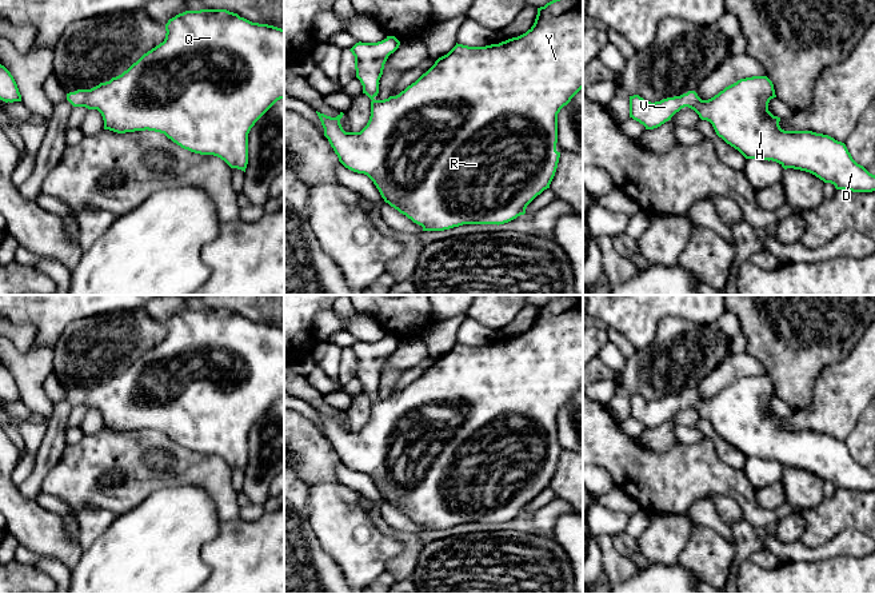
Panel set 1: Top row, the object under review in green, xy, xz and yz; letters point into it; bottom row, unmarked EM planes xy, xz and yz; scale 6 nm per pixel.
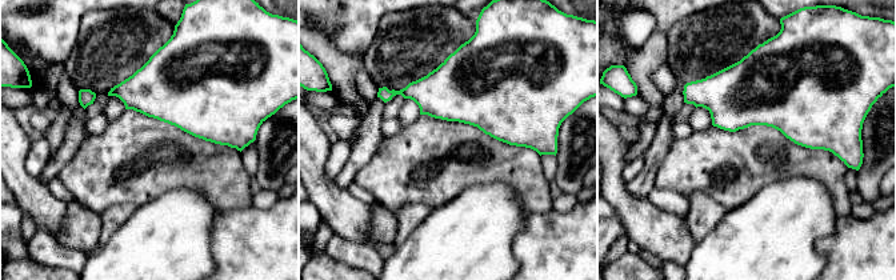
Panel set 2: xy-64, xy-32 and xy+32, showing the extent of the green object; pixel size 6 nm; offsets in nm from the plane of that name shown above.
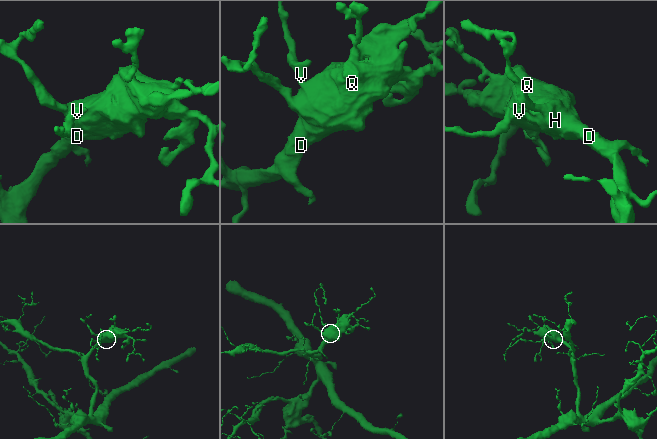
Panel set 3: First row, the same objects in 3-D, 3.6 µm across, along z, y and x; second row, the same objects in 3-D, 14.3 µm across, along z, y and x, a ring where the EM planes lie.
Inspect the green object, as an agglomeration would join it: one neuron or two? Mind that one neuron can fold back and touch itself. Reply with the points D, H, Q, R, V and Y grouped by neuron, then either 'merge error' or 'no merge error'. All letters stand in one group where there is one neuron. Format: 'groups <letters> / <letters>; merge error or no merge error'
groups D H Q R V Y; no merge error

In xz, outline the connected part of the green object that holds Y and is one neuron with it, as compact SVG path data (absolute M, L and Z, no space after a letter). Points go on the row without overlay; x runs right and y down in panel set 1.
M560 295L544 306L538 307L534 324L518 336L486 346L468 346L456 342L447 354L439 356L425 372L399 394L389 395L384 399L375 399L373 396L379 392L379 379L383 374L384 363L399 344L400 340L395 335L387 335L377 342L359 340L349 348L355 355L356 376L363 384L363 392L372 399L369 419L360 431L345 431L343 428L340 423L343 411L336 416L331 416L316 410L324 427L324 435L337 454L339 461L353 471L367 474L379 489L384 501L413 522L421 525L423 530L444 530L463 523L499 525L524 514L527 505L544 489L550 487L558 467L560 457L560 451L556 450L558 412L583 387L583 295Z

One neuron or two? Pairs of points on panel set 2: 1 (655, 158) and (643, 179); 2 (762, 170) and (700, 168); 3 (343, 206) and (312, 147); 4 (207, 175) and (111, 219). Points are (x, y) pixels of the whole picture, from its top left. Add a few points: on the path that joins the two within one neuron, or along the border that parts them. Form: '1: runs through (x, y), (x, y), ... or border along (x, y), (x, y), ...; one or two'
1: runs through (651, 163), (648, 174); one
2: runs through (747, 166), (715, 166); one
3: runs through (328, 191), (314, 176), (312, 162); one
4: border along (138, 206), (118, 203), (106, 210); two

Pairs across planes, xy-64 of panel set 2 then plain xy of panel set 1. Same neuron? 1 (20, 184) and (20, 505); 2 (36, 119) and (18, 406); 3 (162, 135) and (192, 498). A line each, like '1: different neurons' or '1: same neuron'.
1: same neuron
2: different neurons
3: different neurons

